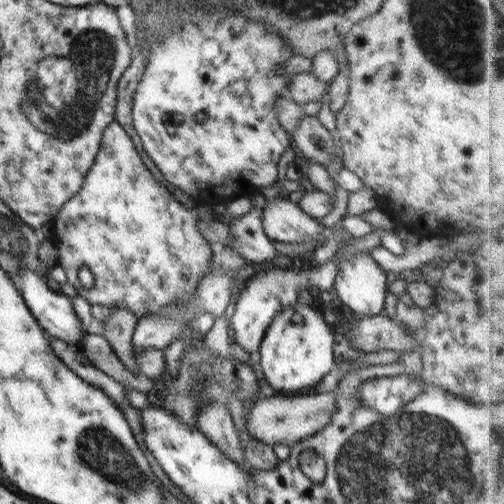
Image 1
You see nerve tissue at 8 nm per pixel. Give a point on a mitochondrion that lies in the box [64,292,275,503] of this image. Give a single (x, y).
(102, 451)

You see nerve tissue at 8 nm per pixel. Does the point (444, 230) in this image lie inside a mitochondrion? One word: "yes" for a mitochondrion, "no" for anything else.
no

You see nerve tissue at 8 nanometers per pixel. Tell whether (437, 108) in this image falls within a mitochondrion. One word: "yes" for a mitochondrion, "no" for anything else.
no

